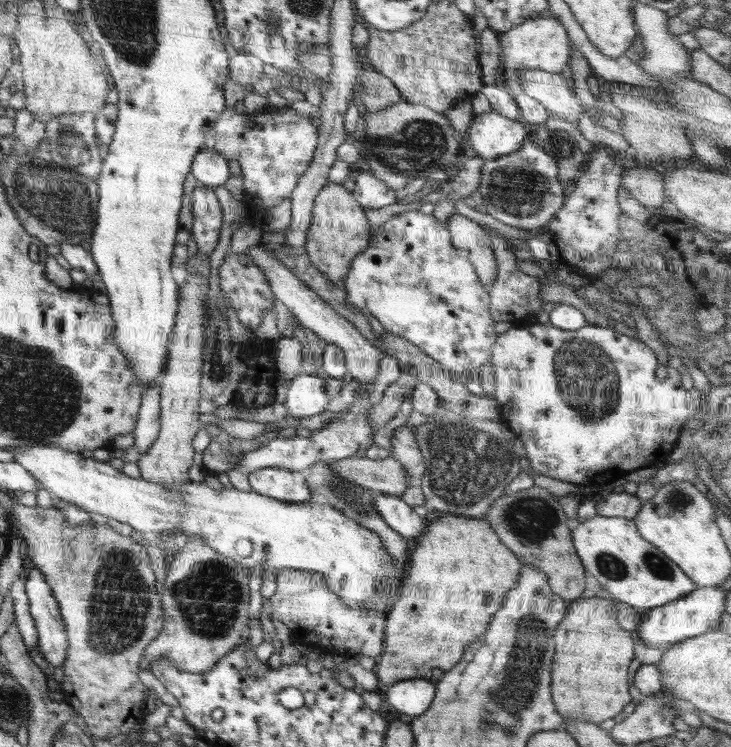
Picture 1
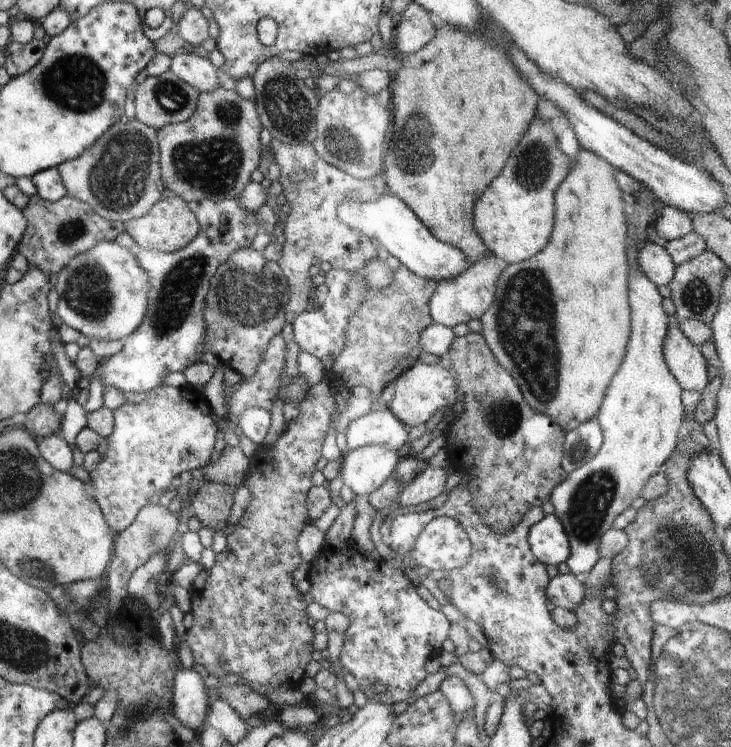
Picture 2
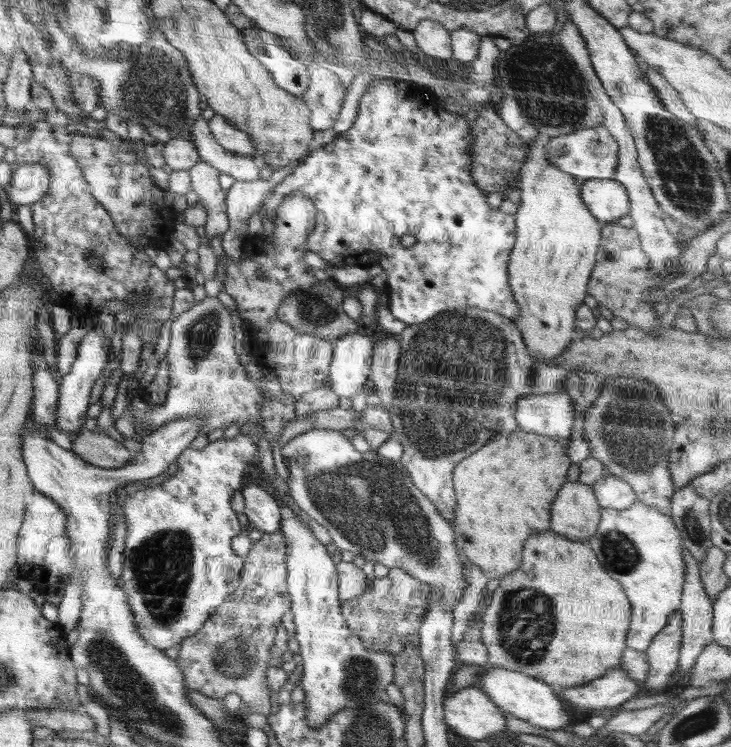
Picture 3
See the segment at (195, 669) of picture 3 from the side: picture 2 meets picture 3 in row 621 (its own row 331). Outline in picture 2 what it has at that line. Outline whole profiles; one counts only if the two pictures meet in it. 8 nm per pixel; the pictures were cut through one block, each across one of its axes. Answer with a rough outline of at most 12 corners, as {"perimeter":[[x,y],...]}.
{"perimeter":[[252,248],[210,280],[204,350],[248,382],[289,282]]}

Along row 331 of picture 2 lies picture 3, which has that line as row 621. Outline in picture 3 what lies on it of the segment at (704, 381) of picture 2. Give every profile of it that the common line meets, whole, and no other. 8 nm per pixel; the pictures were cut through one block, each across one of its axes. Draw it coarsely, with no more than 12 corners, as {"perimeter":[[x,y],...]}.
{"perimeter":[[682,614],[645,650],[650,664],[641,684],[644,694],[664,690],[678,670]]}

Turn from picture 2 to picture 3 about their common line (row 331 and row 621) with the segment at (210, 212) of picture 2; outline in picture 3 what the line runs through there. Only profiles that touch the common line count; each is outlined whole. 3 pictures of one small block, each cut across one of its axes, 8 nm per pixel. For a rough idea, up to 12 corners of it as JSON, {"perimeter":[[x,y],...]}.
{"perimeter":[[253,436],[126,496],[121,581],[159,649],[236,591]]}

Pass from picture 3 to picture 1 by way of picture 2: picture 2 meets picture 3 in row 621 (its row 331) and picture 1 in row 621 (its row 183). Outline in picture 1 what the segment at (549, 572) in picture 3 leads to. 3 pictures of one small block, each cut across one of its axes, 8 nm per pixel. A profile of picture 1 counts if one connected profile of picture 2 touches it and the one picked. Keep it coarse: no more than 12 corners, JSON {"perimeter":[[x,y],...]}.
{"perimeter":[[602,596],[568,602],[552,698],[598,726],[631,701],[635,639]]}

